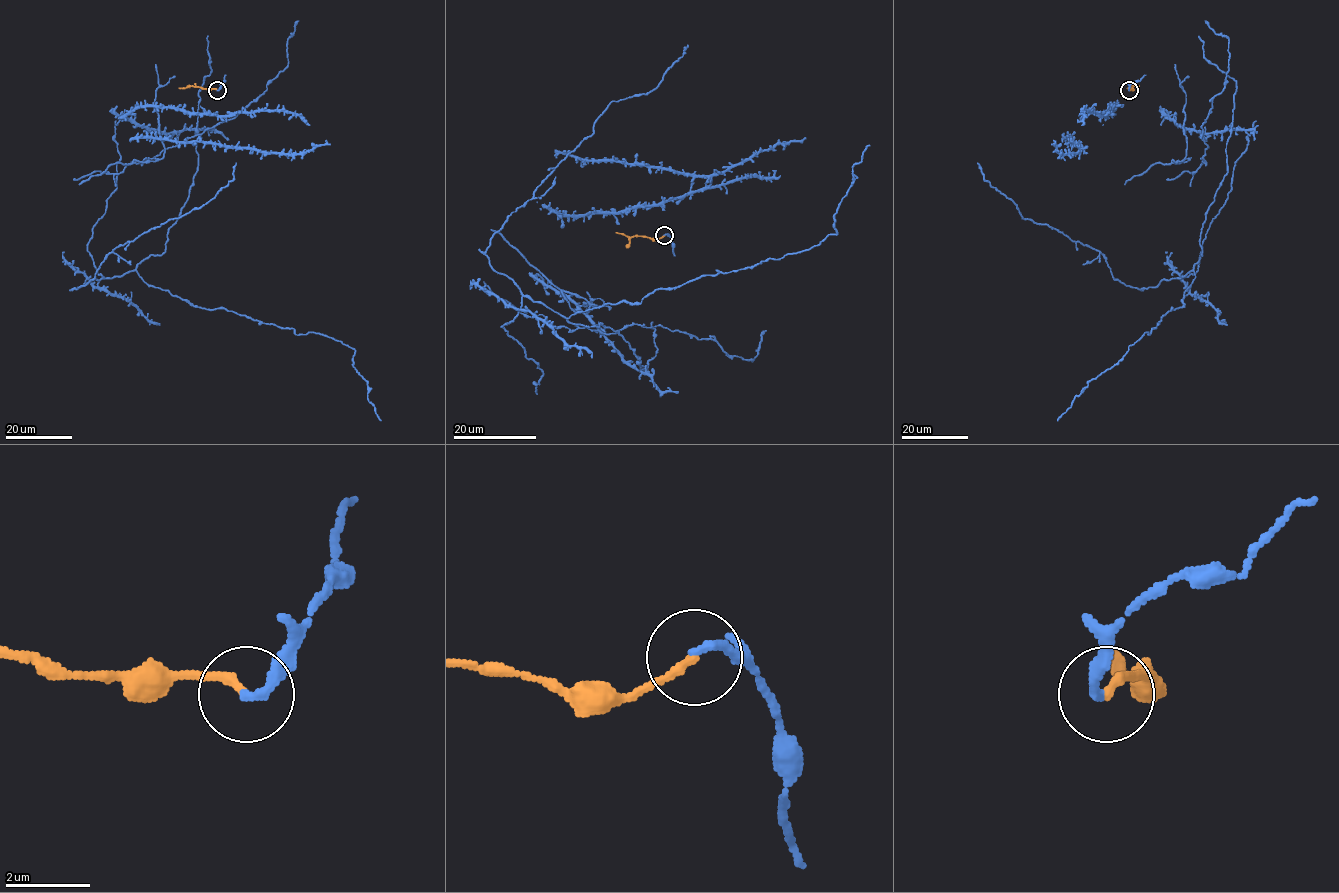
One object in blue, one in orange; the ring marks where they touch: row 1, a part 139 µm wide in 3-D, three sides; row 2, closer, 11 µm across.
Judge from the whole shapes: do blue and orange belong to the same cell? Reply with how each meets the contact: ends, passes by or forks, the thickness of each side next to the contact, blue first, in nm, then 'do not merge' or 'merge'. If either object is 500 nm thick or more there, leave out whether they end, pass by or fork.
blue ends there; orange ends there; 240 nm thick on the blue side, 200 nm on the other; merge

